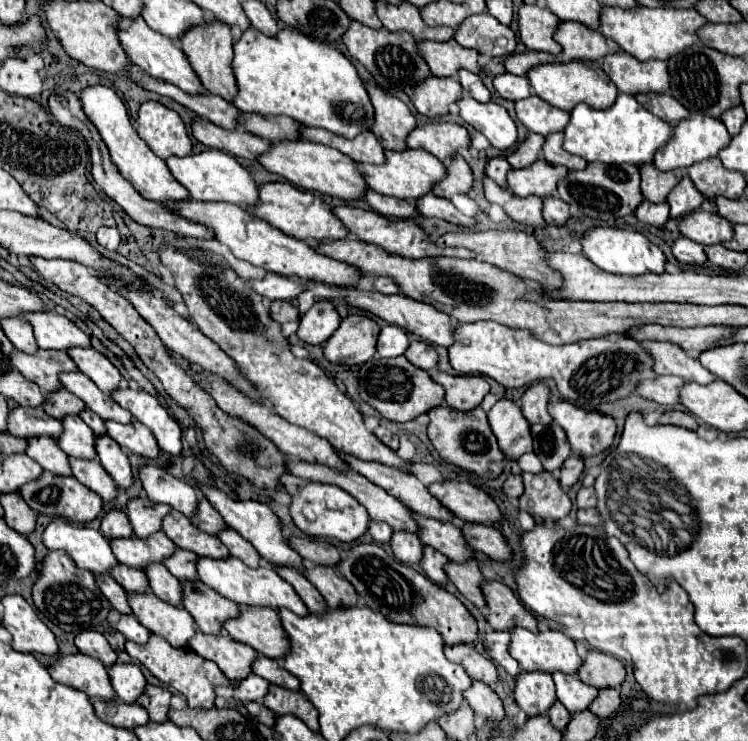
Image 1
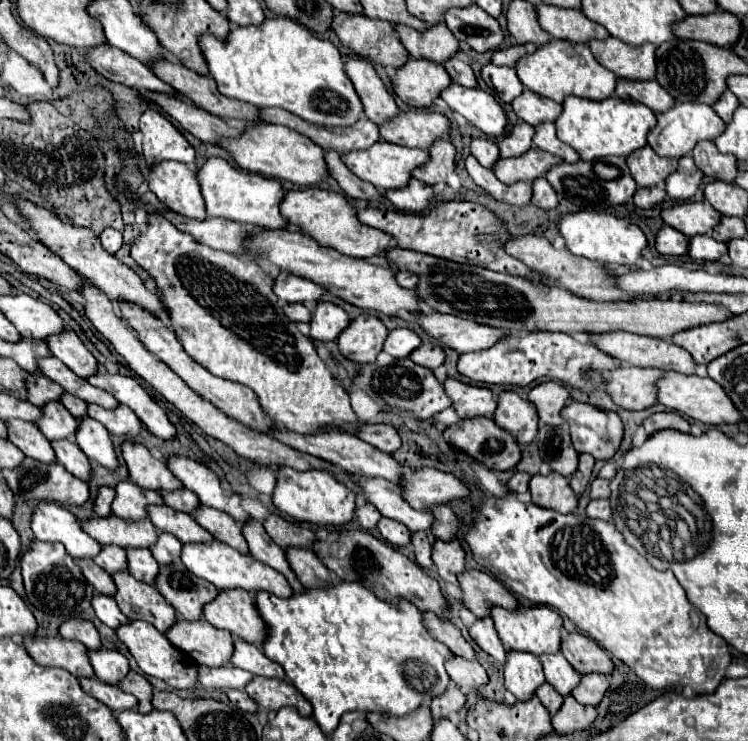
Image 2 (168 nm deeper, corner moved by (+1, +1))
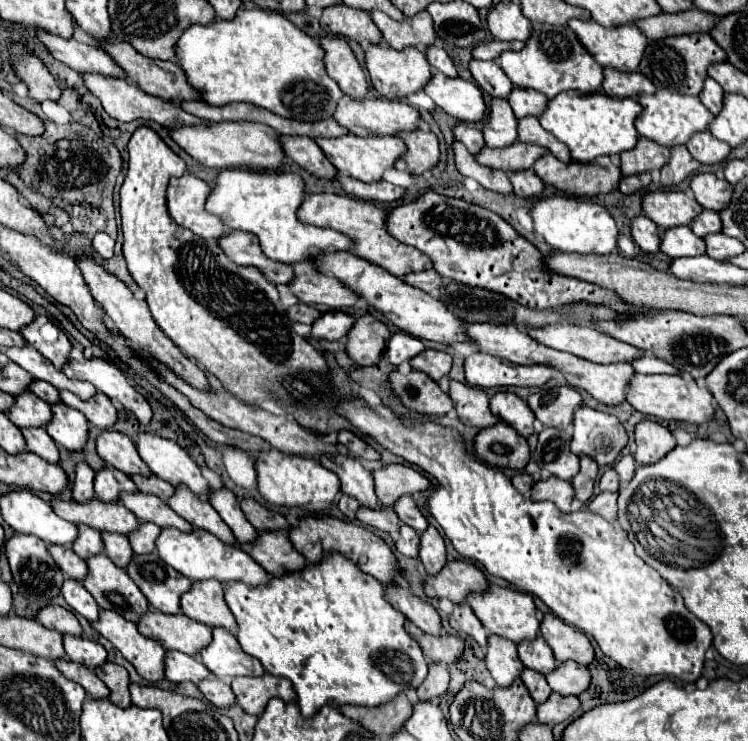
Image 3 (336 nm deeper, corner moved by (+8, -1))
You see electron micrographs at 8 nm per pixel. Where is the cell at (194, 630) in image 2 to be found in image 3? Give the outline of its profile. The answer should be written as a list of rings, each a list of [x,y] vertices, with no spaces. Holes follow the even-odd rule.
[[[158,609],[148,611],[138,621],[138,629],[142,635],[158,641],[164,649],[178,649],[186,655],[198,655],[212,639],[212,629],[208,625],[196,623],[184,613],[166,615],[158,613]]]

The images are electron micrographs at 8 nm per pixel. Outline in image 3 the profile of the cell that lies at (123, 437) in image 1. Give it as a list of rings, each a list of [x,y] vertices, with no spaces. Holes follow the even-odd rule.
[[[60,391],[60,399],[68,407],[74,407],[80,413],[84,413],[86,419],[94,427],[98,427],[102,431],[112,429],[114,423],[118,421],[118,409],[114,407],[114,403],[104,393],[96,393],[90,401],[82,401],[74,393],[70,393],[70,391]]]

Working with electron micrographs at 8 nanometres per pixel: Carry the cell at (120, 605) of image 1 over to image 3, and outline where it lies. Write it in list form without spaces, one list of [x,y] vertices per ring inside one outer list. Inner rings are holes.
[[[48,545],[48,551],[56,559],[58,567],[66,573],[66,577],[70,577],[74,581],[84,581],[84,577],[88,575],[88,565],[70,547]]]

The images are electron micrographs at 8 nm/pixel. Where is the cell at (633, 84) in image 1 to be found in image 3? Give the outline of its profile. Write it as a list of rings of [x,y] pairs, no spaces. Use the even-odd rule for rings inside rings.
[[[570,21],[568,25],[602,67],[624,73],[638,71],[648,39],[636,25],[622,25],[622,29],[606,29],[596,21]]]

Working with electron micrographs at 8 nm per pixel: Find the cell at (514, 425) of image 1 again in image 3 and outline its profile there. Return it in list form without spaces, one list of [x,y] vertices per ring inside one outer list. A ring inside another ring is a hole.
[[[496,393],[490,399],[490,411],[494,417],[498,417],[498,421],[510,425],[512,429],[516,429],[522,437],[530,437],[534,433],[532,423],[534,423],[534,413],[530,411],[528,403],[524,399],[520,399],[514,393]]]

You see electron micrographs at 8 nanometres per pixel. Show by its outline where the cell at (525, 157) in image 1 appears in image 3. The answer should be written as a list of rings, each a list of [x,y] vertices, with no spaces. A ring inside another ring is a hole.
[[[492,99],[490,115],[484,125],[484,141],[488,147],[502,149],[518,141],[518,119],[506,99]]]

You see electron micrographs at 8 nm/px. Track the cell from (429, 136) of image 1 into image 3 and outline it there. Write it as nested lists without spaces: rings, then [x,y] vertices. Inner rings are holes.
[[[344,95],[338,103],[334,119],[348,127],[354,135],[358,137],[380,137],[380,135],[398,135],[398,133],[408,133],[416,131],[420,113],[404,103],[404,101],[388,101],[388,99],[364,99],[364,101],[354,101],[348,95]]]

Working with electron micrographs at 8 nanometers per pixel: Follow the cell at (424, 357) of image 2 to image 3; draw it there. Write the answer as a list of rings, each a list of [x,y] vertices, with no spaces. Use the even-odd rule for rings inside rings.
[[[426,349],[424,353],[418,353],[412,357],[410,365],[426,375],[430,375],[434,381],[438,381],[442,375],[448,375],[452,367],[452,359],[446,351],[436,351],[436,349]]]

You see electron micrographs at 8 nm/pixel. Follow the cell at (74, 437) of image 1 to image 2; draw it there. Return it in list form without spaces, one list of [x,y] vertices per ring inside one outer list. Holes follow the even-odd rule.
[[[59,401],[45,403],[41,407],[41,411],[43,411],[43,415],[35,421],[35,425],[49,441],[55,441],[55,439],[71,439],[73,441],[77,419]]]

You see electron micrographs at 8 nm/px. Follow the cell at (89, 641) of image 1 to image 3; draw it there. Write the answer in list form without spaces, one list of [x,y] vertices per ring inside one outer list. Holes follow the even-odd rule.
[[[48,605],[38,613],[38,621],[48,627],[54,629],[62,635],[72,635],[72,637],[80,637],[82,635],[82,627],[76,619],[76,615],[72,611],[66,611],[64,607],[58,605]]]

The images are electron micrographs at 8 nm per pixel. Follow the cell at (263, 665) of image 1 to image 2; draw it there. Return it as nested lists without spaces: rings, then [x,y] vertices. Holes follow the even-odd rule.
[[[239,637],[233,639],[233,655],[231,655],[231,665],[239,667],[243,671],[249,671],[253,675],[261,675],[261,677],[275,677],[275,679],[283,679],[285,671],[279,663],[271,661],[269,657],[263,655],[263,651]]]

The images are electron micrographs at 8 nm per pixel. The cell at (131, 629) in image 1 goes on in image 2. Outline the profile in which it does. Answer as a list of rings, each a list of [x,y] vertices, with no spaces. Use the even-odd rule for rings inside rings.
[[[93,593],[93,597],[91,597],[91,607],[93,607],[95,615],[99,617],[99,621],[105,623],[105,625],[109,625],[111,629],[117,629],[119,625],[127,623],[127,617],[119,611],[115,599],[109,597],[109,595]]]

